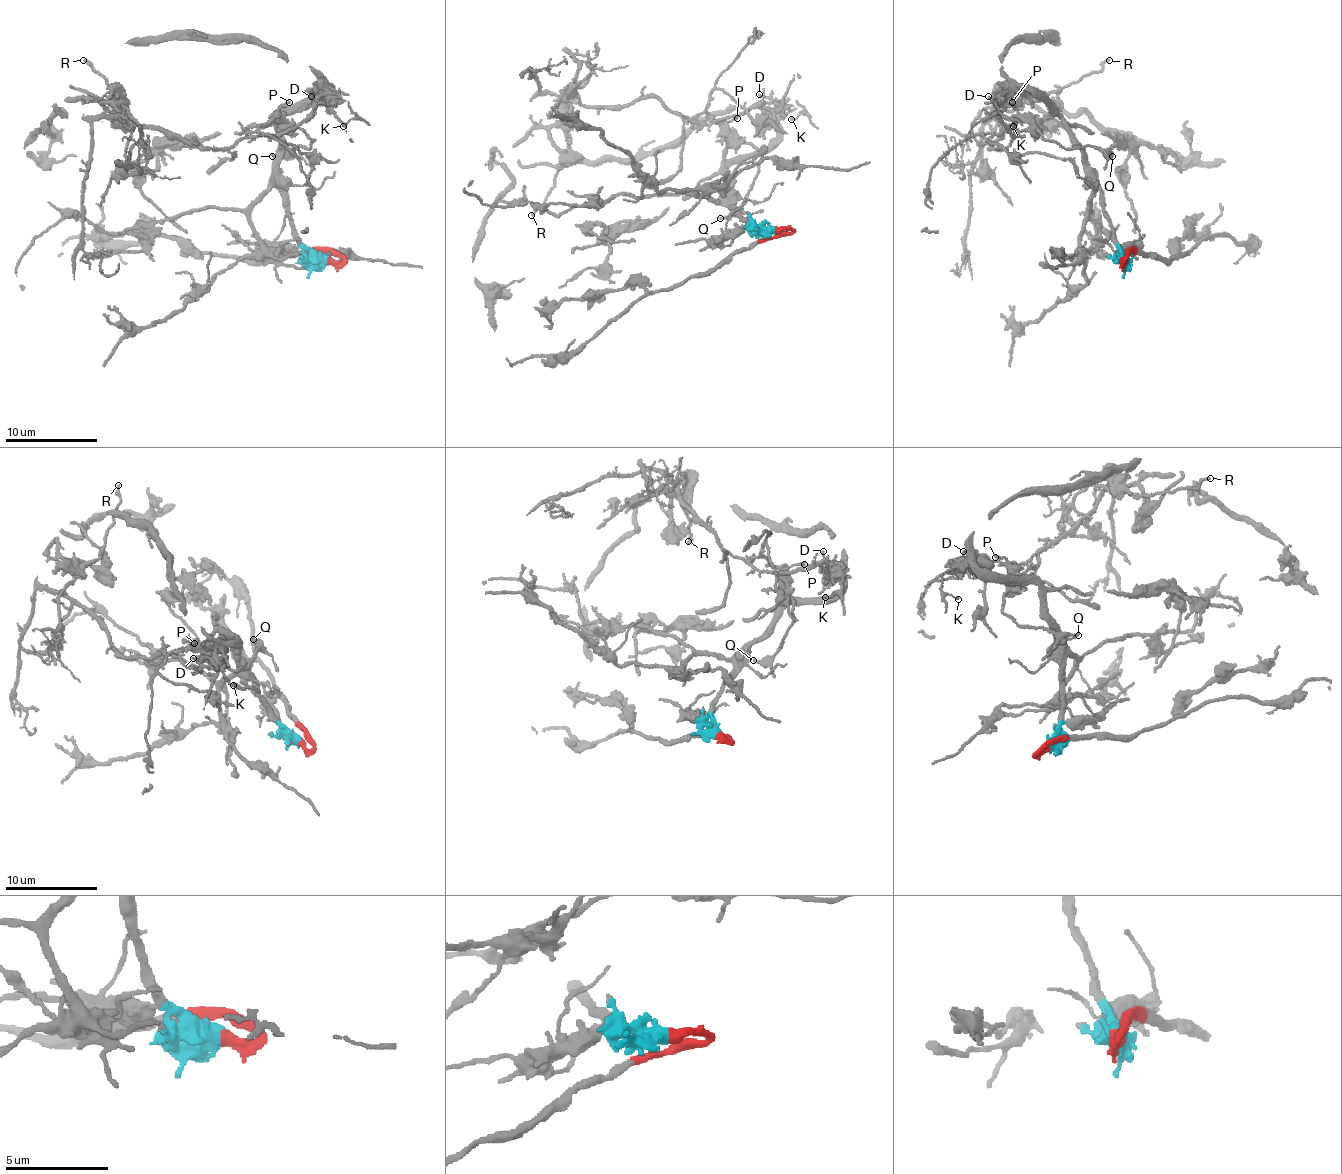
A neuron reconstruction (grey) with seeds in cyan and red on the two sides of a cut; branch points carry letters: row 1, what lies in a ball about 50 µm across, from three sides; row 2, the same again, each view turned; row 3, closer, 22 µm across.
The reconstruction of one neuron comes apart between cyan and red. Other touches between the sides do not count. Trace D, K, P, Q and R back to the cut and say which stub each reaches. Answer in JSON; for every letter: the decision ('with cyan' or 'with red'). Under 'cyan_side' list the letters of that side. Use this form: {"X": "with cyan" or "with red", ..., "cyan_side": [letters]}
{"D": "with cyan", "K": "with cyan", "P": "with cyan", "Q": "with cyan", "R": "with cyan", "cyan_side": ["D", "K", "P", "Q", "R"]}

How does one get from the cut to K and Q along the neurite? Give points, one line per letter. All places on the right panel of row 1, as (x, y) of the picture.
K: (1124, 260), (1104, 212), (1104, 193), (1097, 177), (1062, 120), (1030, 87), (1012, 87), (995, 101), (1014, 126)
Q: (1124, 260), (1085, 152), (1055, 115), (1037, 124), (1046, 140), (1067, 147), (1094, 145), (1113, 156)

